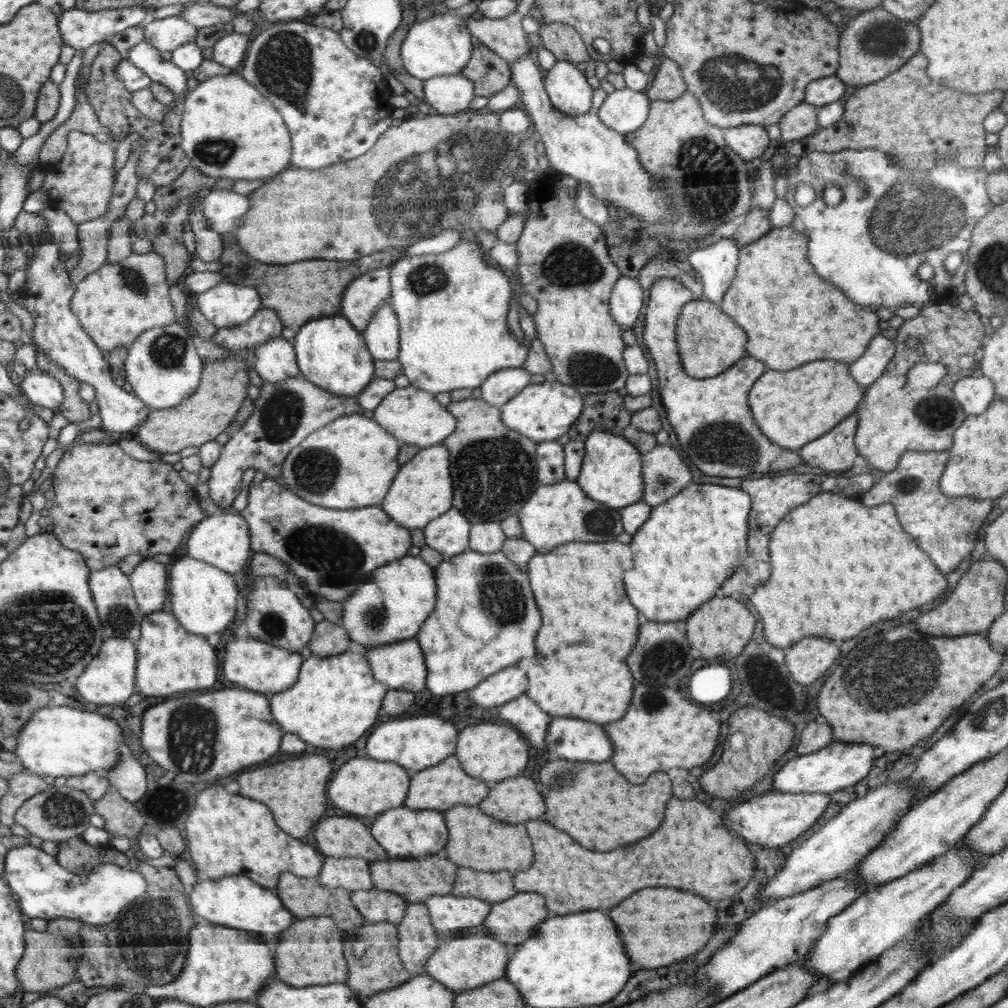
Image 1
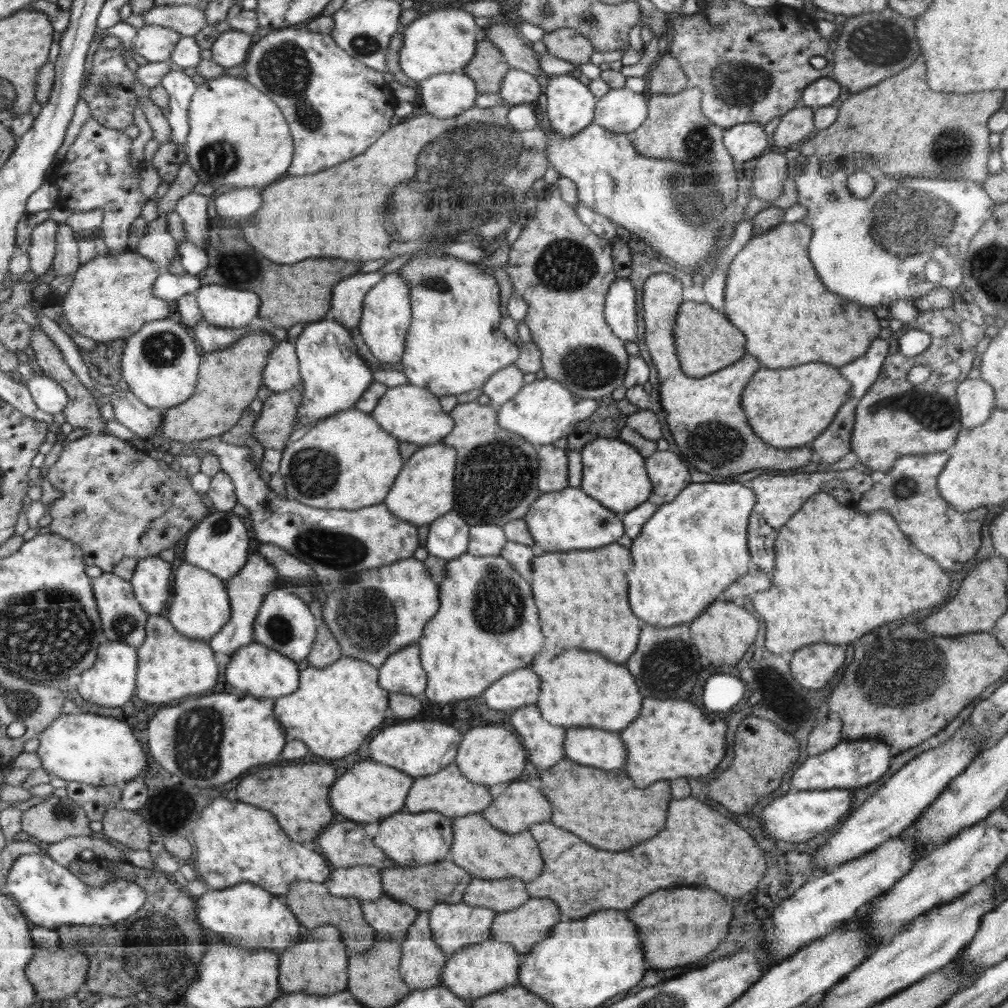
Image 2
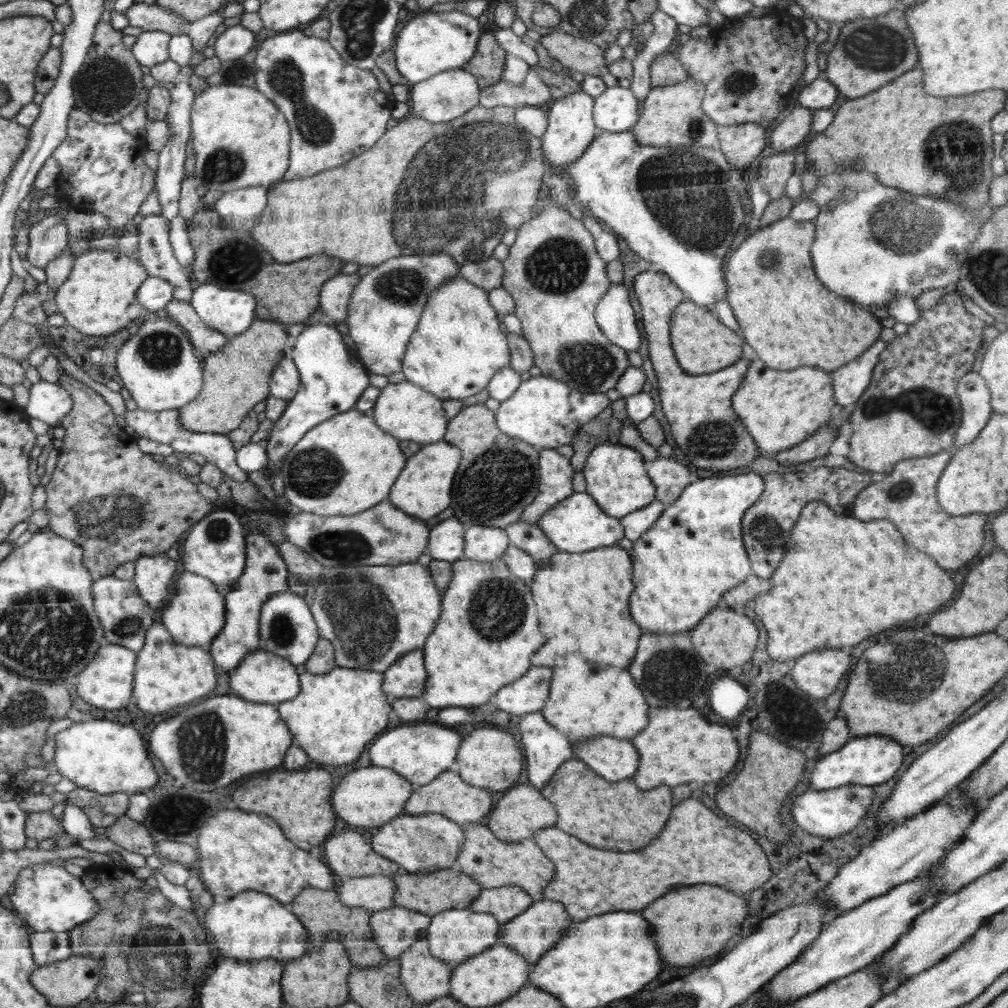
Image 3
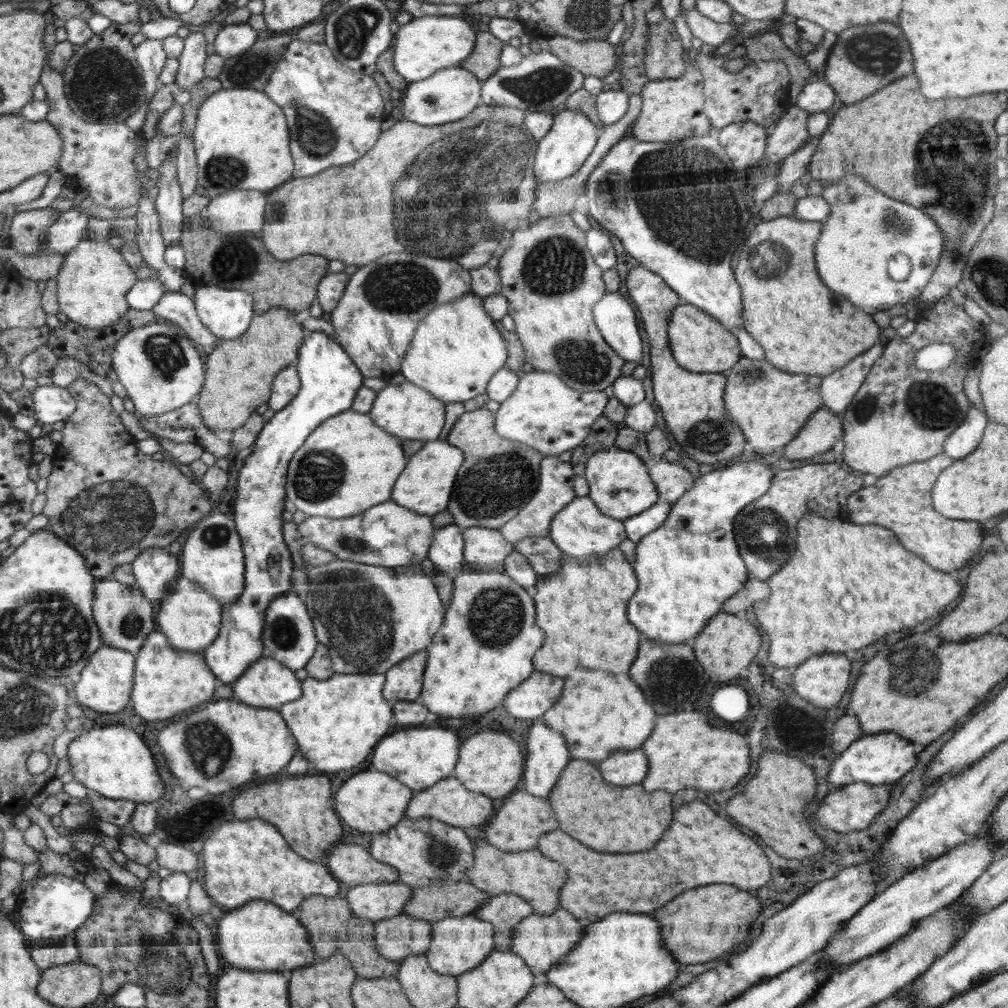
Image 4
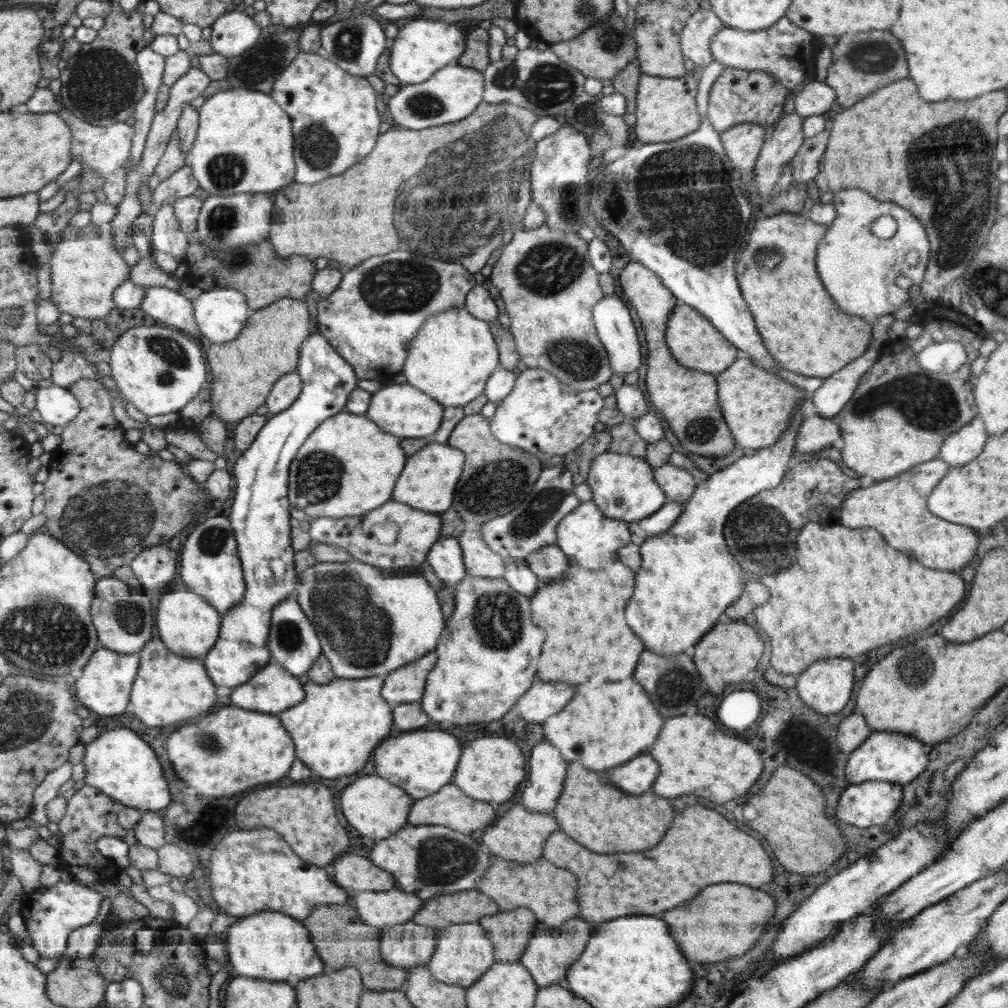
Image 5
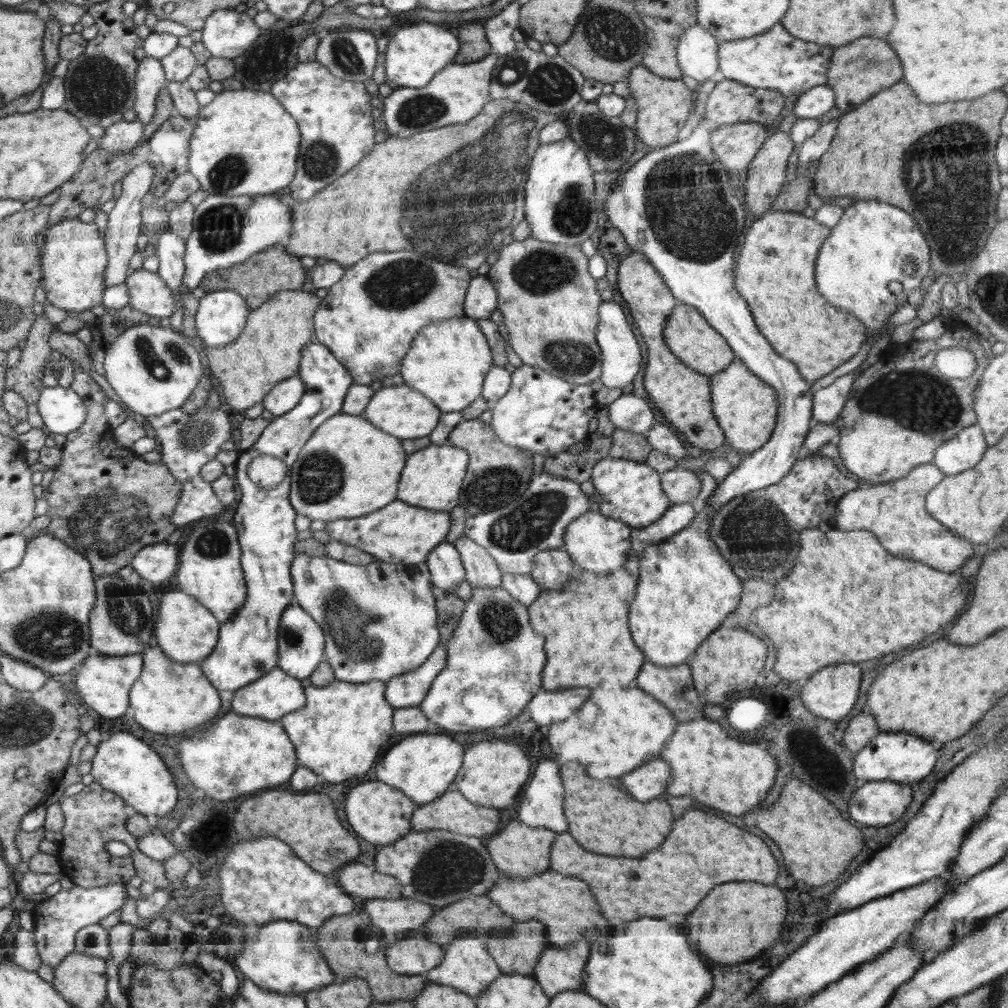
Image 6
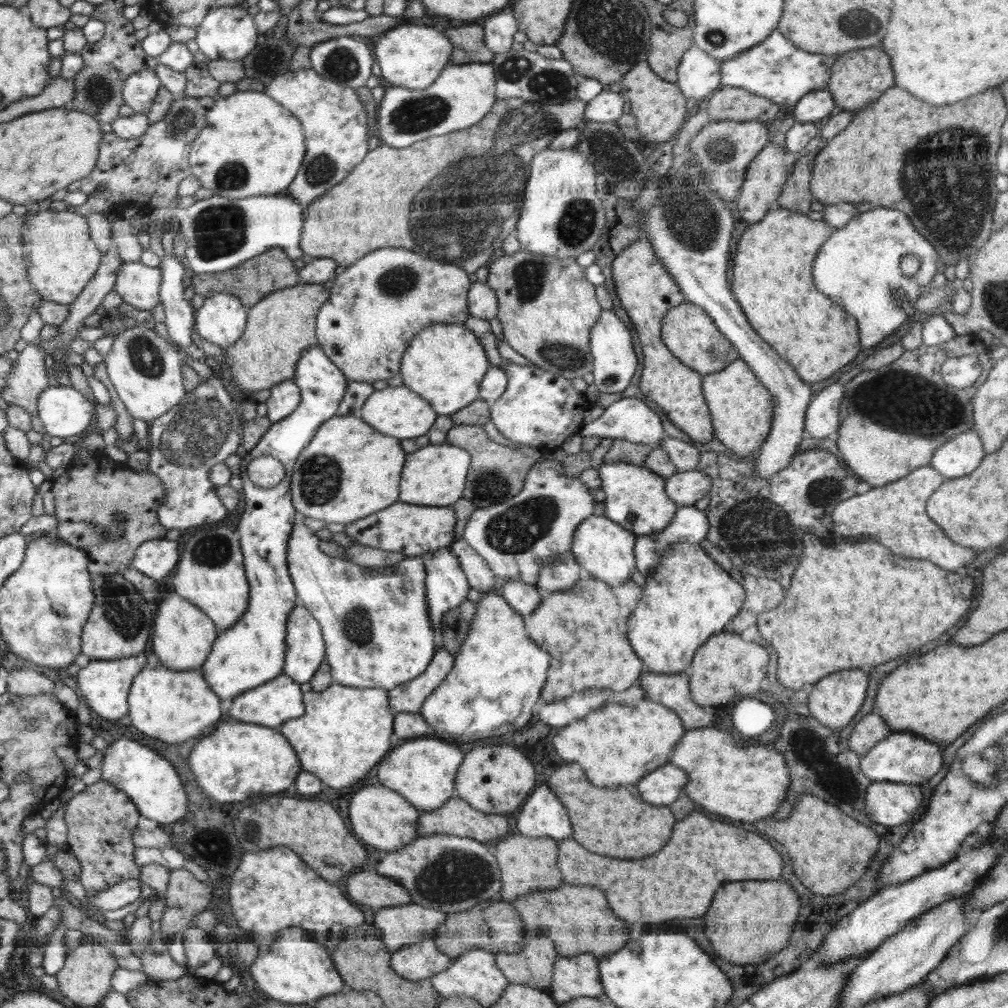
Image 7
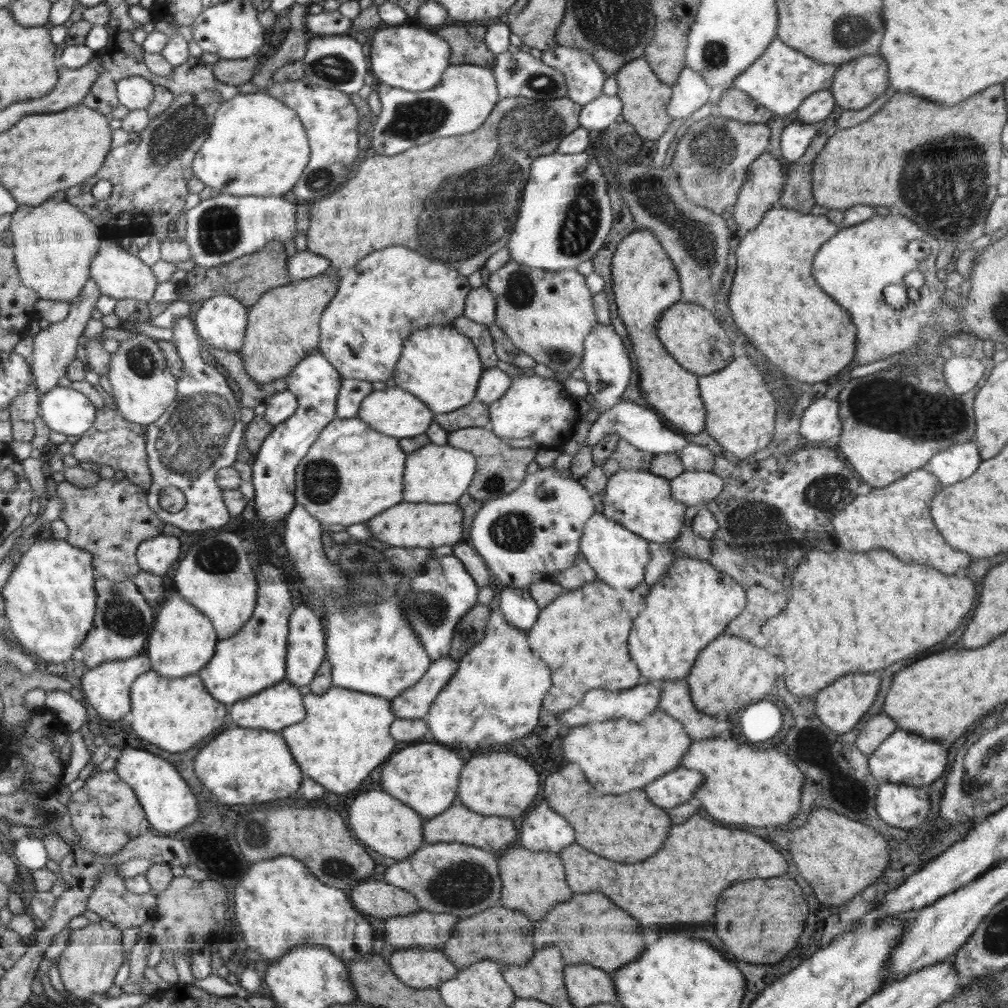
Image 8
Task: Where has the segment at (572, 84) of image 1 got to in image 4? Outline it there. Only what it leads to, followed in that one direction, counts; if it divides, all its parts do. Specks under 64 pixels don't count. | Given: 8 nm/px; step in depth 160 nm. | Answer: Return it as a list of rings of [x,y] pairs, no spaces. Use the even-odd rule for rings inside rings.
[[[565,108],[554,114],[550,131],[537,144],[533,162],[533,171],[537,182],[558,182],[578,172],[593,151],[600,134],[601,130],[592,124],[592,121],[588,120],[581,110]]]

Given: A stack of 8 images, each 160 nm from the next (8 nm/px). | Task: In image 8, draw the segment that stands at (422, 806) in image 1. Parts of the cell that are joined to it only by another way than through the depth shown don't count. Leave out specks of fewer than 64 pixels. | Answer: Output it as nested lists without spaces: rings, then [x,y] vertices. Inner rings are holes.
[[[452,805],[442,814],[424,819],[423,823],[423,840],[426,843],[458,842],[477,846],[486,852],[500,850],[500,852],[494,852],[494,854],[499,854],[504,851],[504,848],[508,849],[517,843],[518,836],[513,819],[501,816],[484,816],[466,808],[464,805]]]

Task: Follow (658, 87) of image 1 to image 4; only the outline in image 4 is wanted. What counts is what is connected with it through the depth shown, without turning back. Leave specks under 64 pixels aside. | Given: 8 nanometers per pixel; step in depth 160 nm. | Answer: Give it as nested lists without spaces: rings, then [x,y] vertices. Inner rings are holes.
[[[662,18],[648,26],[644,62],[646,76],[650,81],[677,79],[688,65],[682,60],[682,41],[675,24]]]

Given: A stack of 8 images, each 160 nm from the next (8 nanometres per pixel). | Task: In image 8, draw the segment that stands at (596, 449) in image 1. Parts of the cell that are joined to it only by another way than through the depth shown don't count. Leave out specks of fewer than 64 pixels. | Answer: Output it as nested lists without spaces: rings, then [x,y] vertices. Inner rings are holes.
[[[635,469],[622,470],[608,478],[607,486],[604,488],[603,515],[608,520],[613,520],[616,524],[621,524],[623,528],[634,532],[634,534],[645,538],[647,541],[665,544],[674,541],[683,531],[684,512],[687,505],[674,500],[670,494],[670,482],[662,476],[656,476],[649,471],[638,471]]]

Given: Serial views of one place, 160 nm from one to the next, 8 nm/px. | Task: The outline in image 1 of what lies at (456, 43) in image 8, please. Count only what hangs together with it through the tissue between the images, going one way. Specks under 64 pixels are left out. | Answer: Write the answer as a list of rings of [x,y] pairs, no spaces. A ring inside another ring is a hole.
[[[482,44],[473,48],[470,61],[460,74],[473,82],[475,96],[492,96],[493,94],[499,93],[511,82],[509,63],[492,52],[486,45]]]

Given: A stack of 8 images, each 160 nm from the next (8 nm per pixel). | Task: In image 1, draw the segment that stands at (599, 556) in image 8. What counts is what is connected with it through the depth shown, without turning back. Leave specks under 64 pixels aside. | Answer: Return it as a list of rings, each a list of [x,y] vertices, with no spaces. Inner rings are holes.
[[[566,478],[554,485],[540,484],[517,515],[521,522],[523,539],[538,553],[550,552],[553,548],[572,541],[608,542],[624,532],[621,510],[589,498],[576,481]]]

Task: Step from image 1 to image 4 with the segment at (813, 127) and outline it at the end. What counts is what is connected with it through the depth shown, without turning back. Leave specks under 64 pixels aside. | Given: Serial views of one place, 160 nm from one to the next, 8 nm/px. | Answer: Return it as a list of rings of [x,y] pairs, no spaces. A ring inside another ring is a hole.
[[[796,105],[779,118],[774,126],[774,132],[767,137],[765,156],[770,162],[783,162],[793,152],[796,152],[808,137],[808,117],[810,112]]]

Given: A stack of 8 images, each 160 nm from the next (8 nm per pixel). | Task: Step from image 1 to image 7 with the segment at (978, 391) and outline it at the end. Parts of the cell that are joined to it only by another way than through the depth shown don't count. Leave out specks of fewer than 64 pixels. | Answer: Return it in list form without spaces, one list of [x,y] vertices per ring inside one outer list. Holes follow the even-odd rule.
[[[974,429],[939,446],[932,455],[930,466],[946,480],[956,479],[976,470],[982,458],[982,442]]]

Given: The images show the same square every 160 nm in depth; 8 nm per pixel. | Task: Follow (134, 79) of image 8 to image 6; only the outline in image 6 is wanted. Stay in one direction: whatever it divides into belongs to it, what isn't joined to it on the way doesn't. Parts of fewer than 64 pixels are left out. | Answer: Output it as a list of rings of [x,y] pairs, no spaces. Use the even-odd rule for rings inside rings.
[[[146,56],[136,73],[136,118],[142,124],[149,124],[155,115],[155,104],[159,92],[165,88],[167,80],[160,60]]]

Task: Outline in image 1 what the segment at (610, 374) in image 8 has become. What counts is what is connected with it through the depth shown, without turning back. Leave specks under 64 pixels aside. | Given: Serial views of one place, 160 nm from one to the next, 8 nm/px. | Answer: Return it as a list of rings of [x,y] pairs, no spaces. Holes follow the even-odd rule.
[[[621,276],[613,286],[609,311],[622,328],[632,329],[640,314],[642,302],[644,298],[637,277]]]

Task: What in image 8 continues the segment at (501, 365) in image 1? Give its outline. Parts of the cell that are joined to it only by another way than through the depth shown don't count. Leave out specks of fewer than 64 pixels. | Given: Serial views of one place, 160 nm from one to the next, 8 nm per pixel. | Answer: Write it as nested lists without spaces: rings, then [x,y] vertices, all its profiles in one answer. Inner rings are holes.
[[[450,324],[432,325],[414,331],[405,342],[391,376],[396,387],[412,392],[416,398],[426,402],[434,414],[452,412],[474,399],[486,367],[467,336]]]

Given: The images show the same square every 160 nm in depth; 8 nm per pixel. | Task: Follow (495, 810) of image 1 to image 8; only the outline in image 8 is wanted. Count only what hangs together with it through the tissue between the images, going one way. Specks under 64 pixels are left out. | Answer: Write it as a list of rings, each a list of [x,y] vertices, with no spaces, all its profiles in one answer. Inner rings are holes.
[[[515,843],[498,854],[503,887],[497,905],[523,912],[531,921],[542,920],[555,904],[568,902],[575,892],[565,879],[565,868],[556,852],[536,852]]]

